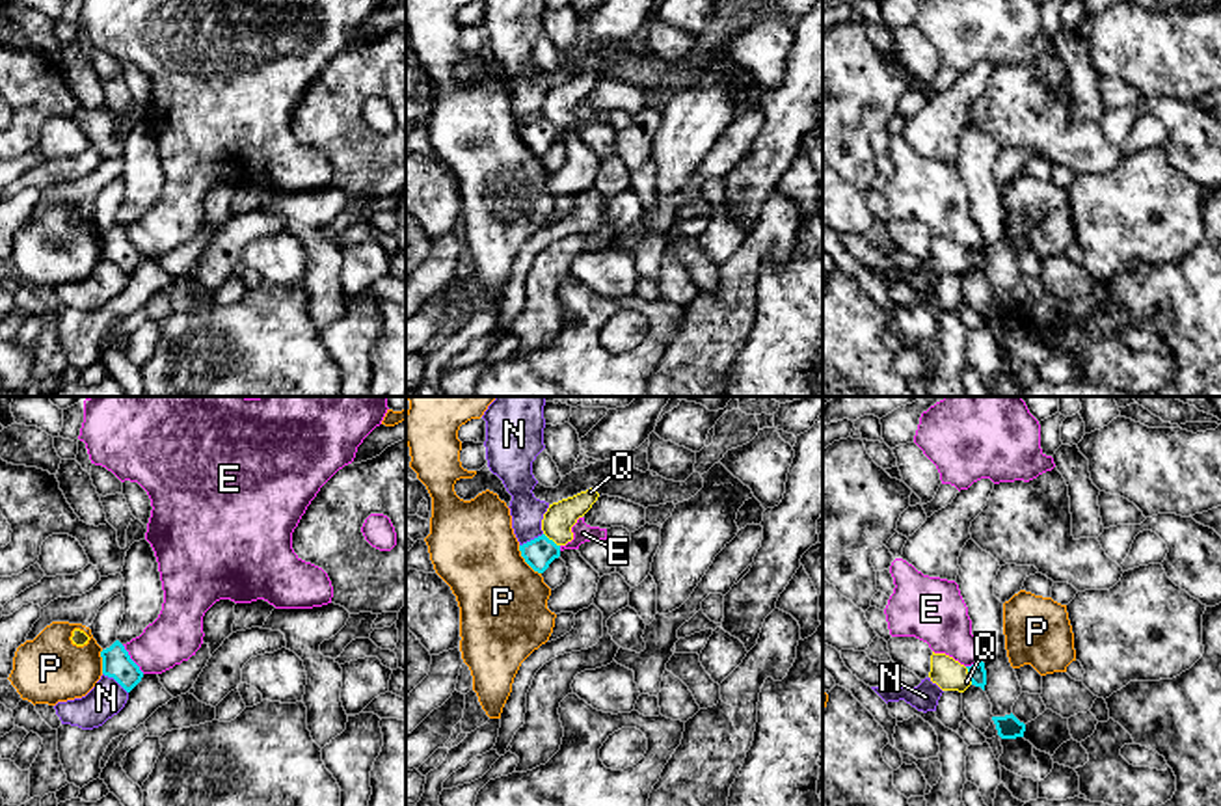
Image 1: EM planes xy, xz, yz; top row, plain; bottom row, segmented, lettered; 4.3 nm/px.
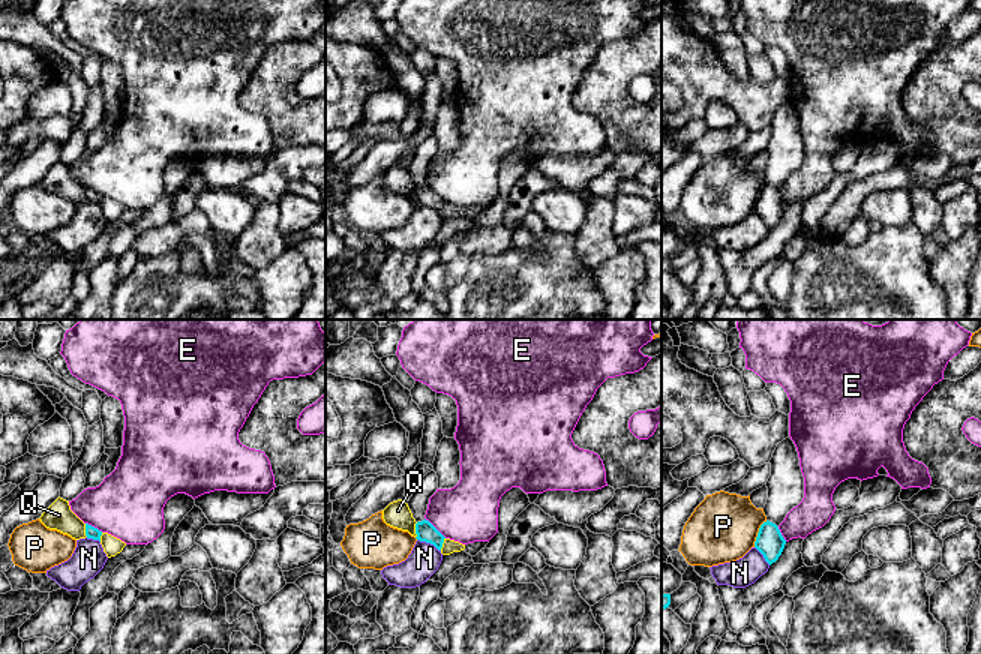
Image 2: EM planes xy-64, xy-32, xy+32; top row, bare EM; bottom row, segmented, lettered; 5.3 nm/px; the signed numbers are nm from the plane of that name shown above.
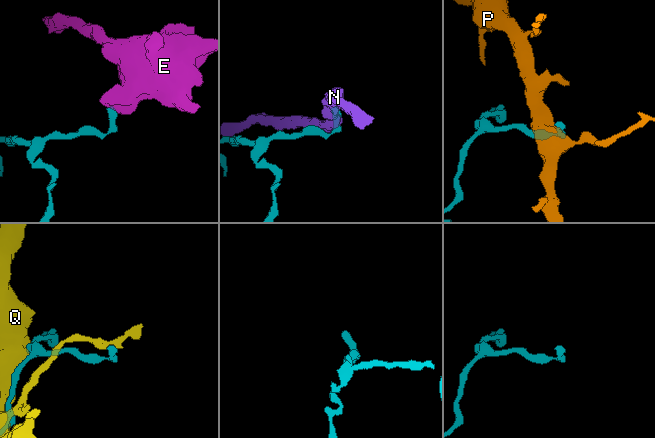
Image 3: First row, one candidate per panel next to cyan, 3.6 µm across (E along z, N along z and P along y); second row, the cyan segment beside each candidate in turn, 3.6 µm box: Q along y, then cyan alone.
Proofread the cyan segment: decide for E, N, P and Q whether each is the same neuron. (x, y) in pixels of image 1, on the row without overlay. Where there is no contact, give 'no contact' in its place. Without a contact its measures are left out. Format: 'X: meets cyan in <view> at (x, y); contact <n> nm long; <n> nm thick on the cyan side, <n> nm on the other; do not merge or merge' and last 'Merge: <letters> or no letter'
E: meets cyan in xy at (131, 242); contact 160 nm long; 130 nm thick on the cyan side, 220 nm on the other; do not merge
N: meets cyan in xy at (116, 263); contact 140 nm long; 130 nm thick on the cyan side, 160 nm on the other; do not merge
P: meets cyan in xz at (525, 144); contact 160 nm long; 140 nm thick on the cyan side, 380 nm on the other; do not merge
Q: meets cyan in yz at (970, 259); contact 90 nm long; 80 nm thick on the cyan side, 140 nm on the other; do not merge
Merge: no letter

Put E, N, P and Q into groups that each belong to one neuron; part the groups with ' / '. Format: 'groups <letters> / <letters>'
groups E / N / P / Q

